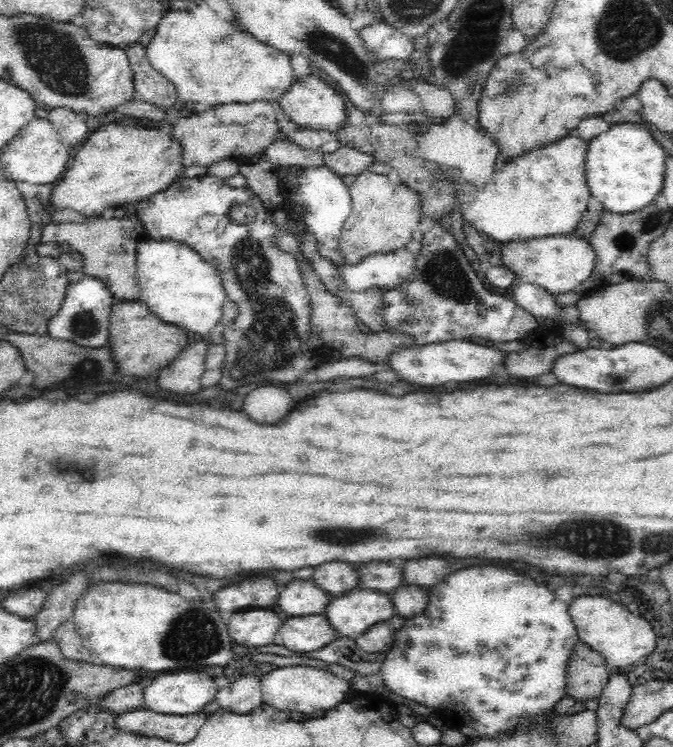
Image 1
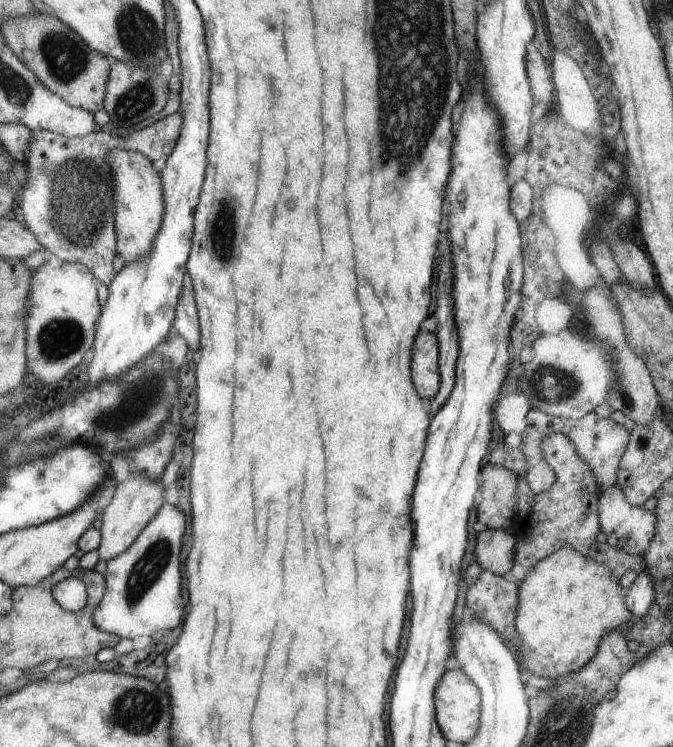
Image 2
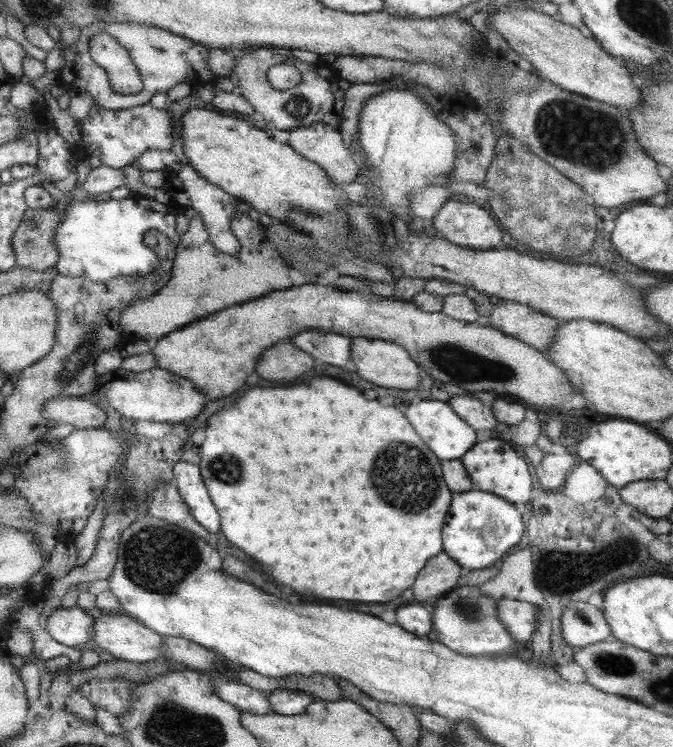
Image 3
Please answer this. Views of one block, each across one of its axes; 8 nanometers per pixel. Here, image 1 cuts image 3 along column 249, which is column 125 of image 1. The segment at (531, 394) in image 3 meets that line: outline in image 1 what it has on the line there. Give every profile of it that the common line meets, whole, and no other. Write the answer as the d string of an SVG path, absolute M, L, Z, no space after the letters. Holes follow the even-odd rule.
M140 299L114 302L109 316L109 342L120 372L140 378L166 368L189 344L186 330L160 320Z

